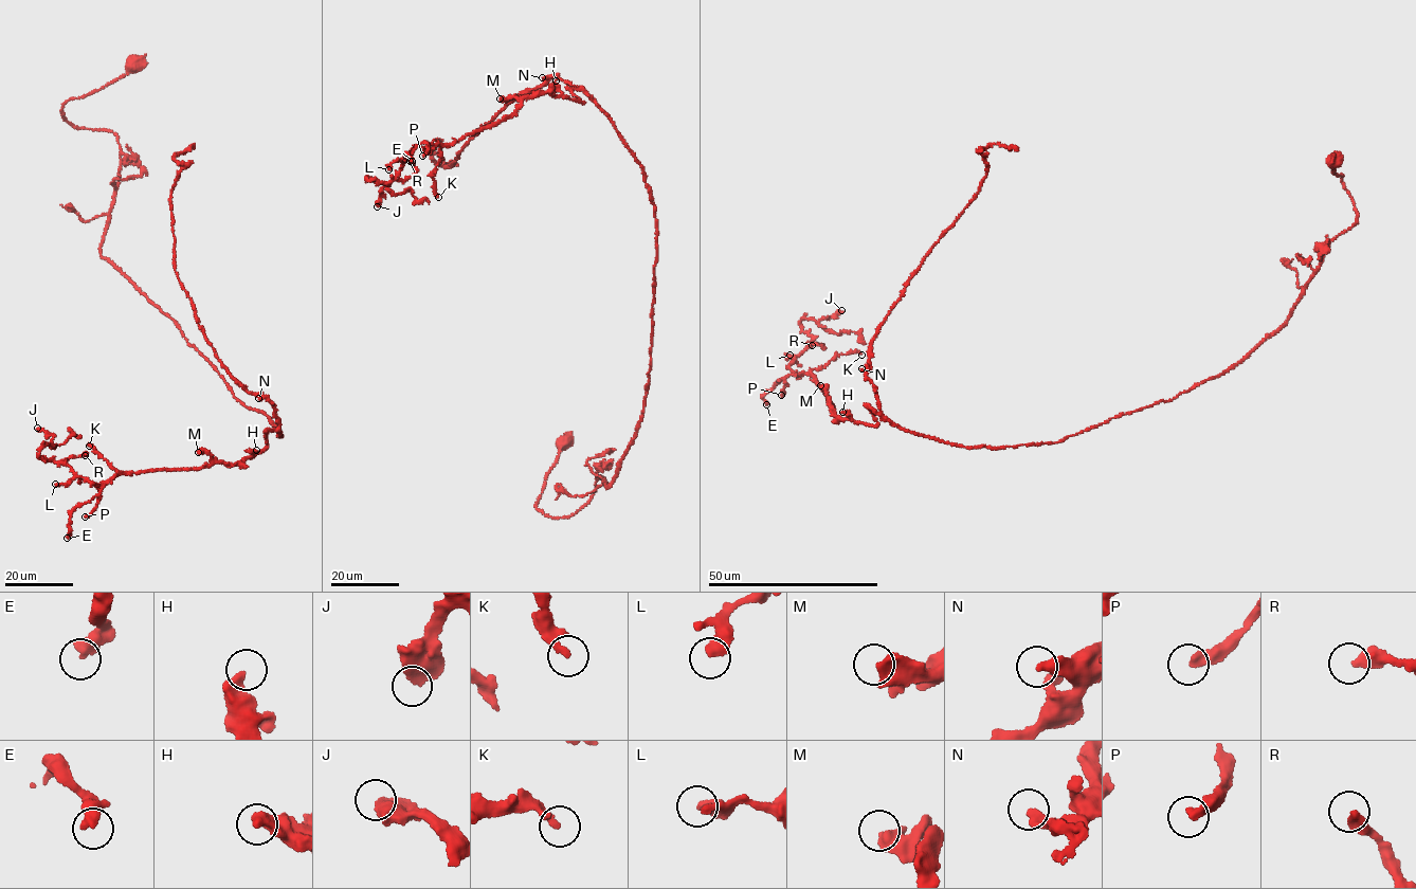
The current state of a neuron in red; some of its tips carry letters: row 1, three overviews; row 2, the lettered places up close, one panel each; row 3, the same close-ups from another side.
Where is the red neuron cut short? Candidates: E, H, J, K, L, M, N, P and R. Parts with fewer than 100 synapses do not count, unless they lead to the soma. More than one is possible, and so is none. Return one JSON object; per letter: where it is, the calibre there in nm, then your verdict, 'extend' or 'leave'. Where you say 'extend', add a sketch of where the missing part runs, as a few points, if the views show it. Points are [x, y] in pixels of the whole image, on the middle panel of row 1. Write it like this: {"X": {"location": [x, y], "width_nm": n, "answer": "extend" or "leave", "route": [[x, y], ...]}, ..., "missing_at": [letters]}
{"E": {"location": [412, 161], "width_nm": 440, "answer": "leave"}, "H": {"location": [556, 80], "width_nm": 400, "answer": "leave"}, "J": {"location": [377, 206], "width_nm": 480, "answer": "leave"}, "K": {"location": [438, 197], "width_nm": 170, "answer": "leave"}, "L": {"location": [388, 169], "width_nm": 440, "answer": "leave"}, "M": {"location": [500, 98], "width_nm": 550, "answer": "leave"}, "N": {"location": [542, 77], "width_nm": 400, "answer": "leave"}, "P": {"location": [422, 156], "width_nm": 400, "answer": "leave"}, "R": {"location": [410, 161], "width_nm": 360, "answer": "leave"}, "missing_at": []}

